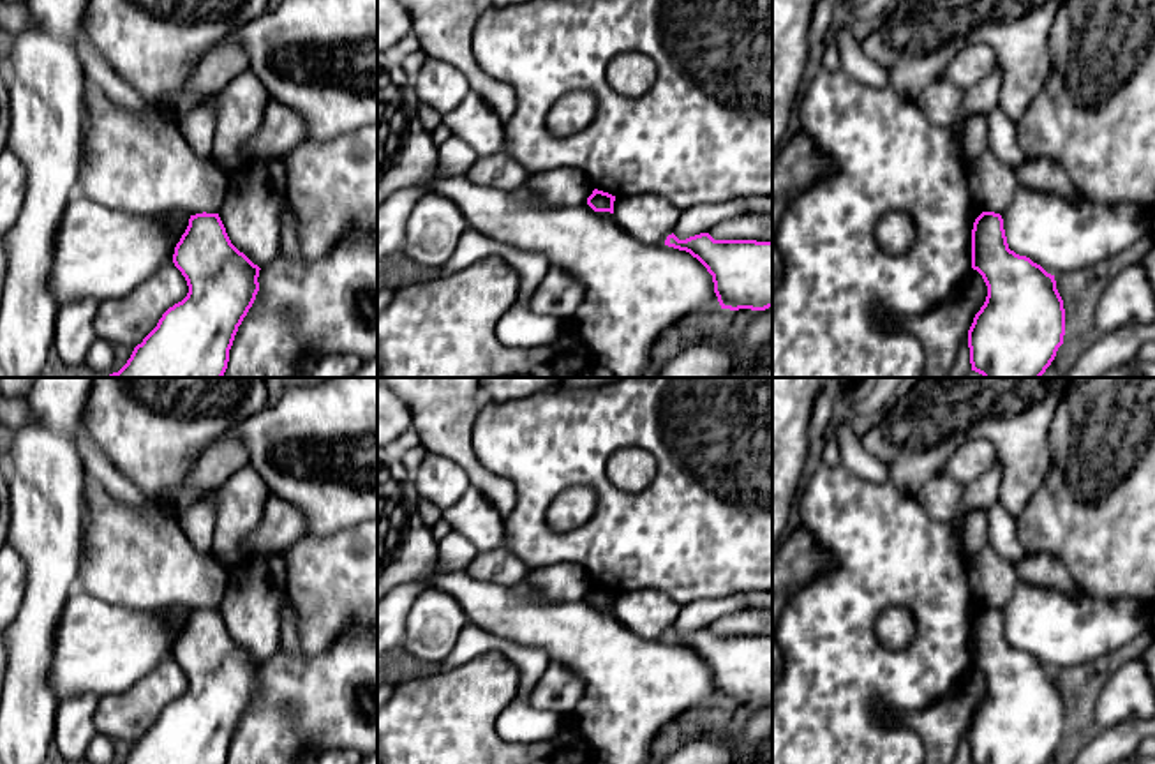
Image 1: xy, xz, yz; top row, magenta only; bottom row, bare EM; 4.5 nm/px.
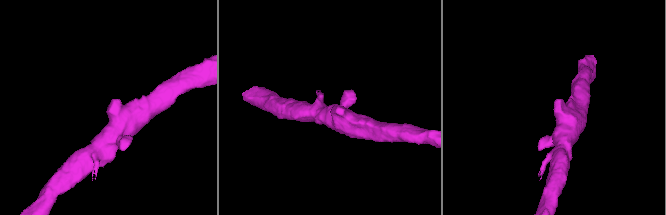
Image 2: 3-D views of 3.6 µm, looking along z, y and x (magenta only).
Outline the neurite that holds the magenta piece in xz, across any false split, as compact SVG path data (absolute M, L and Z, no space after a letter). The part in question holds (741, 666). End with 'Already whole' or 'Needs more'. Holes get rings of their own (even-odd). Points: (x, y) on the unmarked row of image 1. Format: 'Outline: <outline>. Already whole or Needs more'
Outline: M672 628L665 640L689 648L707 663L721 704L772 702L772 637L714 635L709 628L679 635Z. Already whole

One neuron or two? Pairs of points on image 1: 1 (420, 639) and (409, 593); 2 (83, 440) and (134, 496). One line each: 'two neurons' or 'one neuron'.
1: two neurons
2: one neuron

